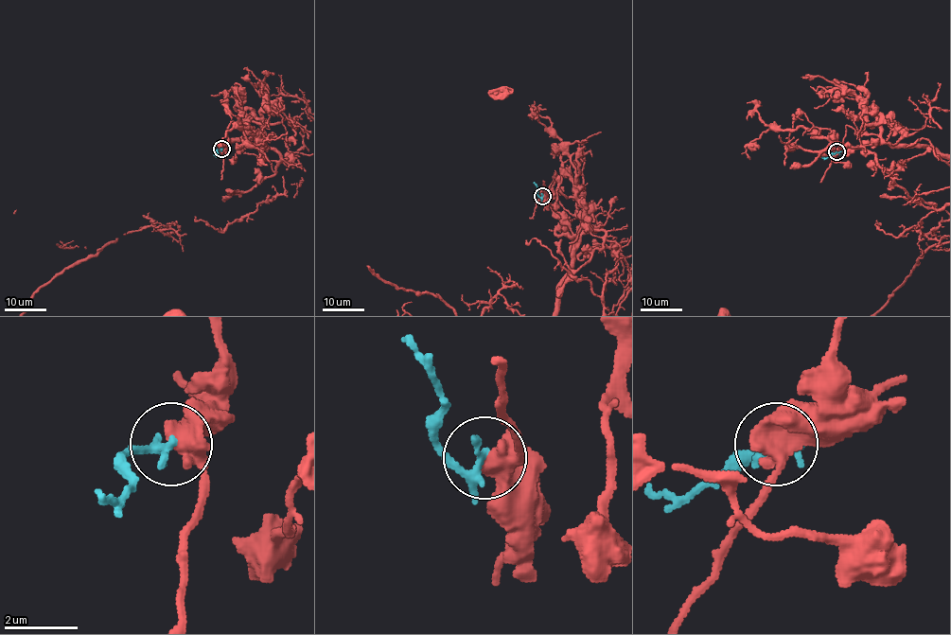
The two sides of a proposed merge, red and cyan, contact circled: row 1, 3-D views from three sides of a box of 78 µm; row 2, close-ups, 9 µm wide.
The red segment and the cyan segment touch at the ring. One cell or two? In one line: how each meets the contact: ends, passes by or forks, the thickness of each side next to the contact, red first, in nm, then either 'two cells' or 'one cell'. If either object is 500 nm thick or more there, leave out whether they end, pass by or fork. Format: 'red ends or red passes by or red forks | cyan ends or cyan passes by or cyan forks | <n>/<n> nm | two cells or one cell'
550/220 nm | two cells

